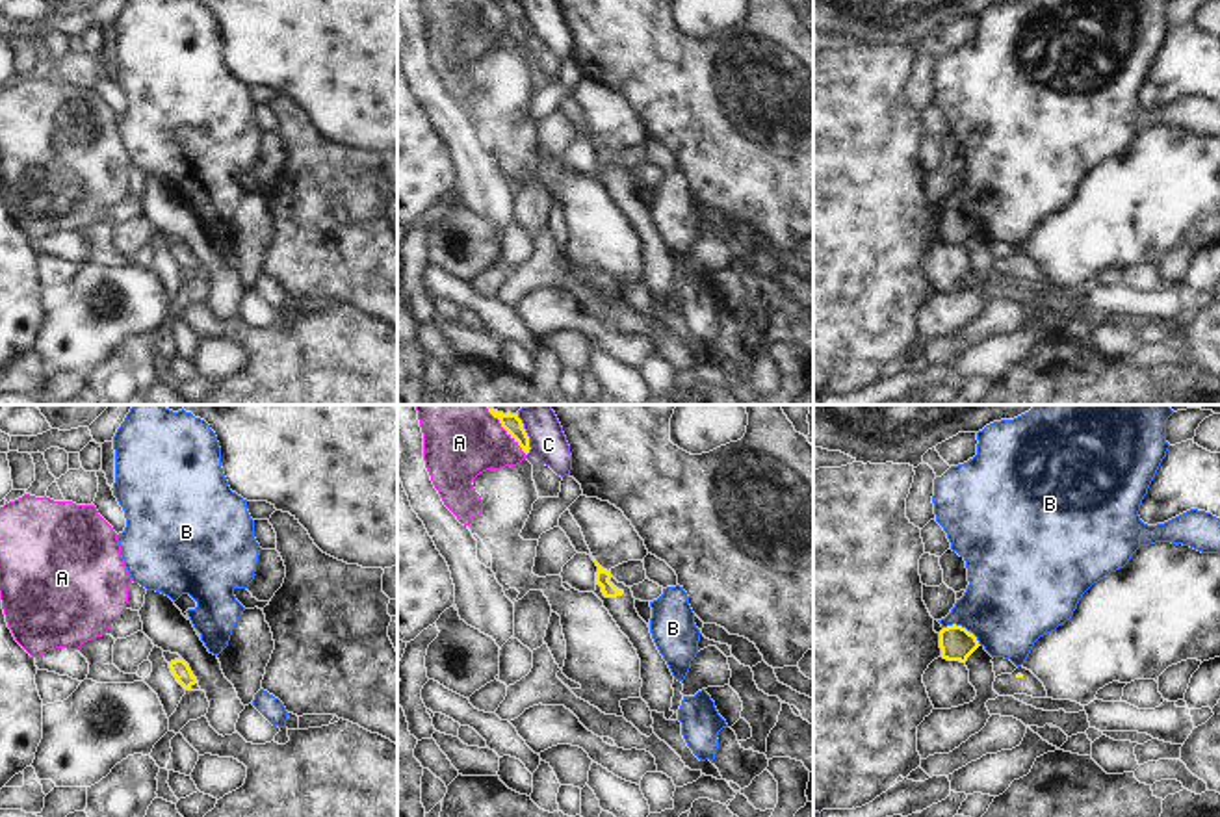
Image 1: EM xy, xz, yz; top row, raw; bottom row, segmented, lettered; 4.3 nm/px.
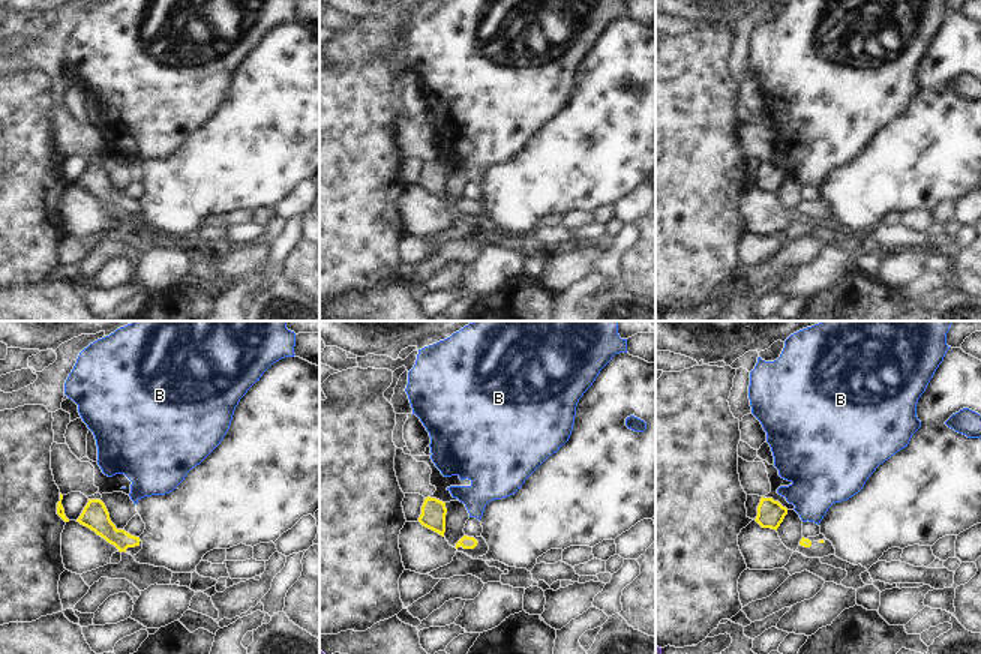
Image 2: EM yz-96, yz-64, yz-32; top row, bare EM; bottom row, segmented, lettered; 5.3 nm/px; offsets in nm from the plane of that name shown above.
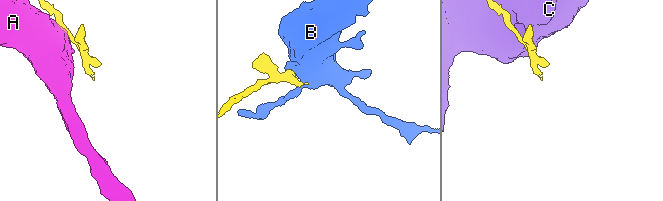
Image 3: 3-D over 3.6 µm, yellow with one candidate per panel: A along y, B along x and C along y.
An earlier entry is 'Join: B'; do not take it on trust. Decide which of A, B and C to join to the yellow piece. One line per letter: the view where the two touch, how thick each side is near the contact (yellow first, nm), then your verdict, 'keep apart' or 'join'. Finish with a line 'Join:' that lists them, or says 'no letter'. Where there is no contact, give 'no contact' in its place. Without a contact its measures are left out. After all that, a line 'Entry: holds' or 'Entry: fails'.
A: xz | 80/280 nm | keep apart
B: yz | 150/400 nm | keep apart
C: xz | 80/160 nm | keep apart
Join: no letter
Entry: fails

